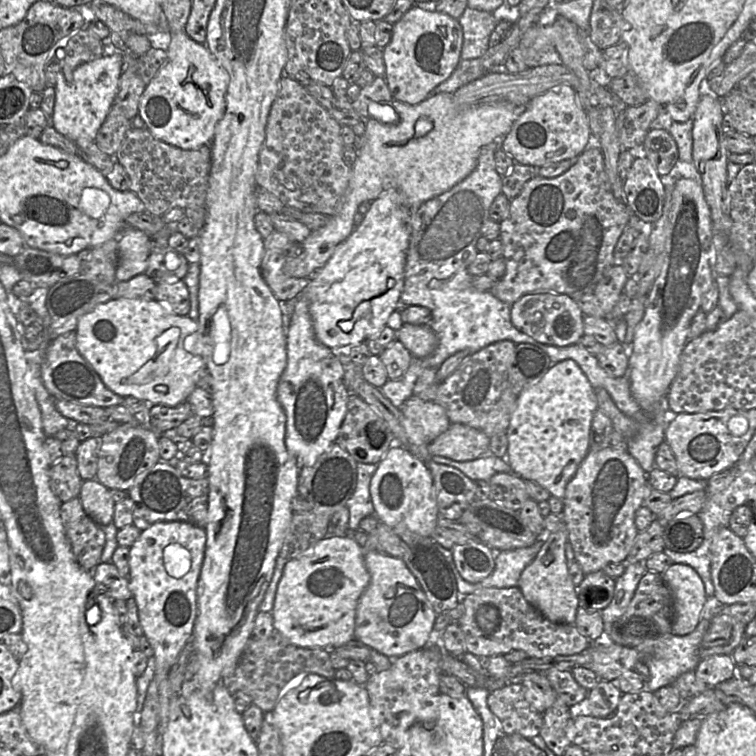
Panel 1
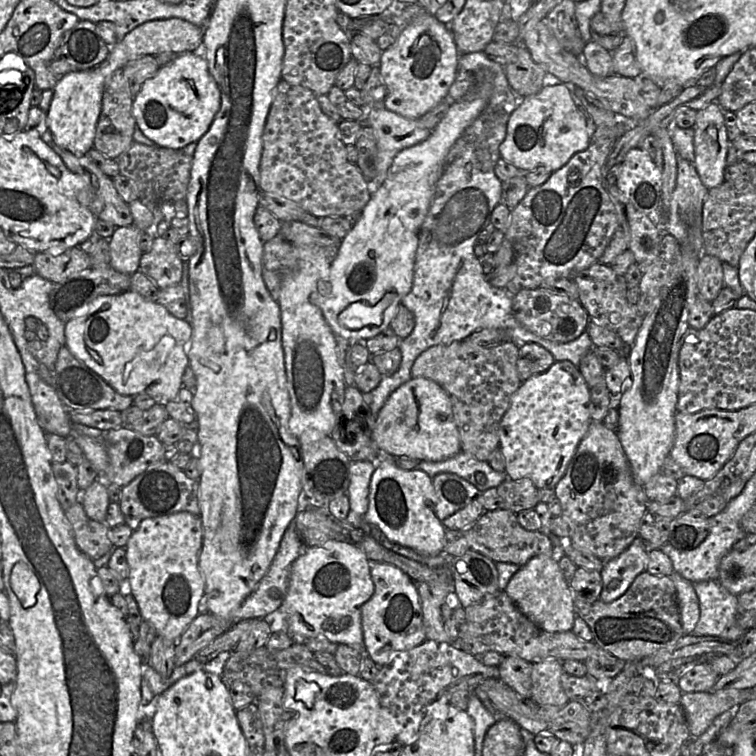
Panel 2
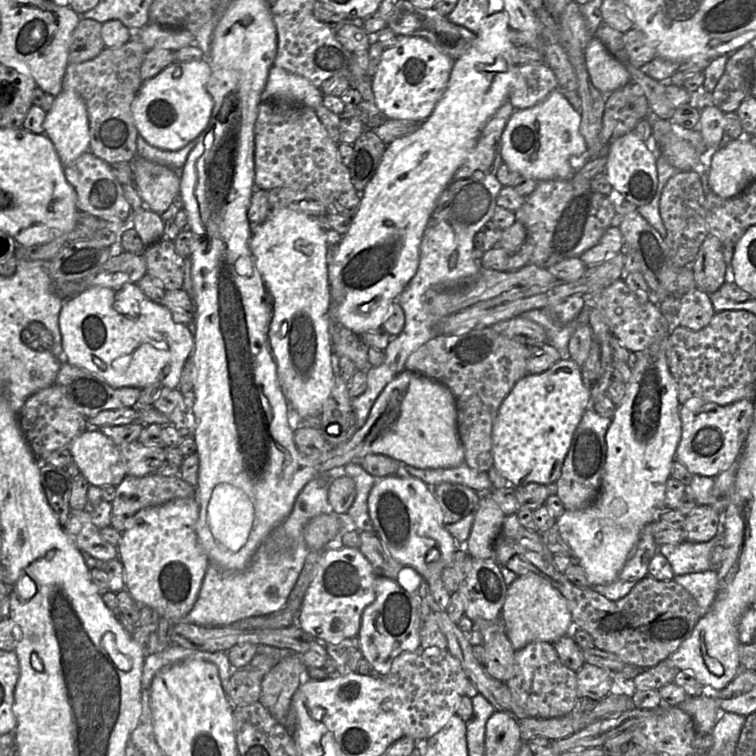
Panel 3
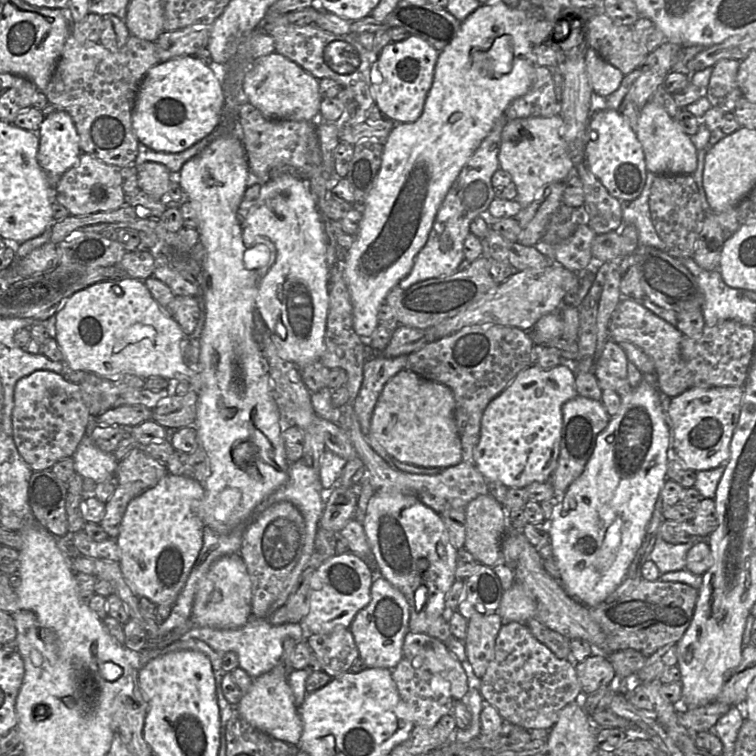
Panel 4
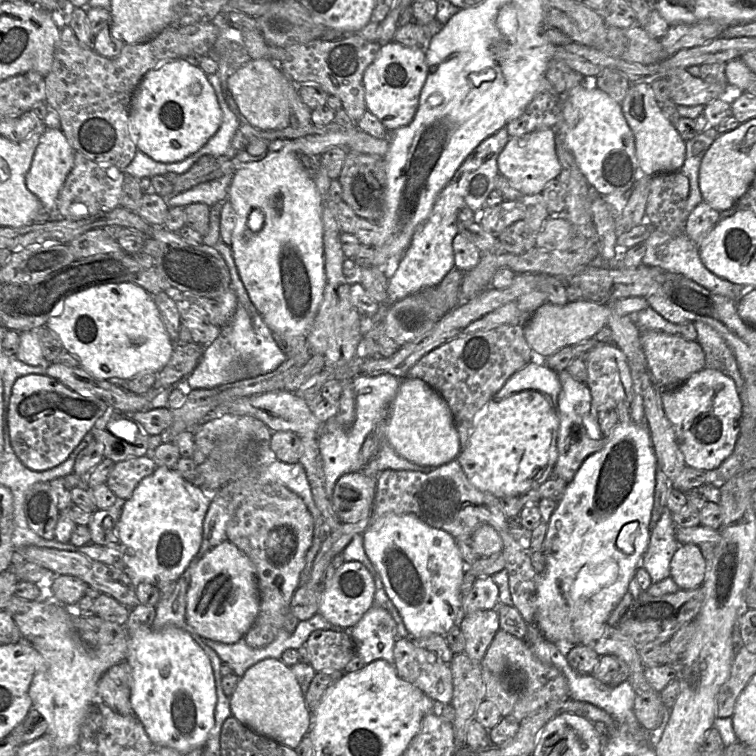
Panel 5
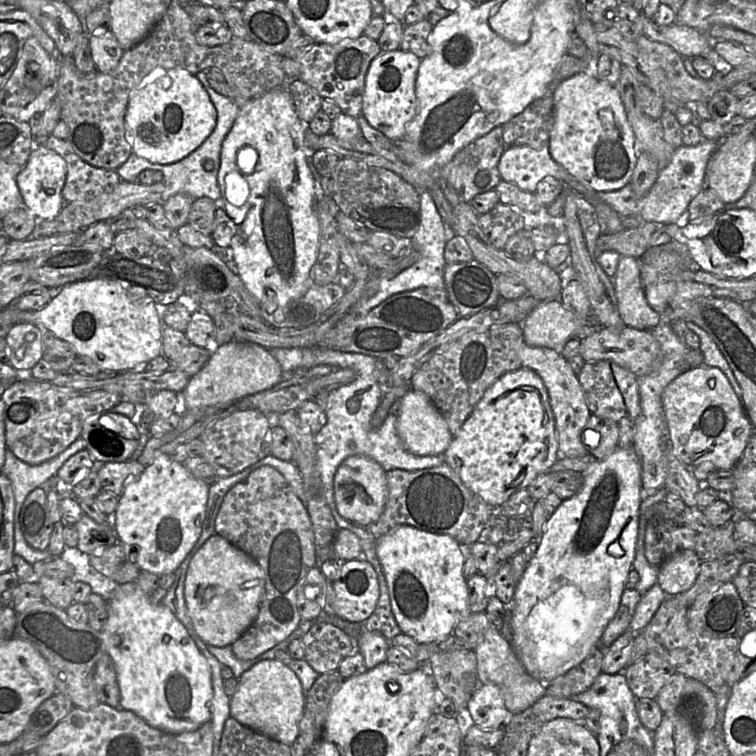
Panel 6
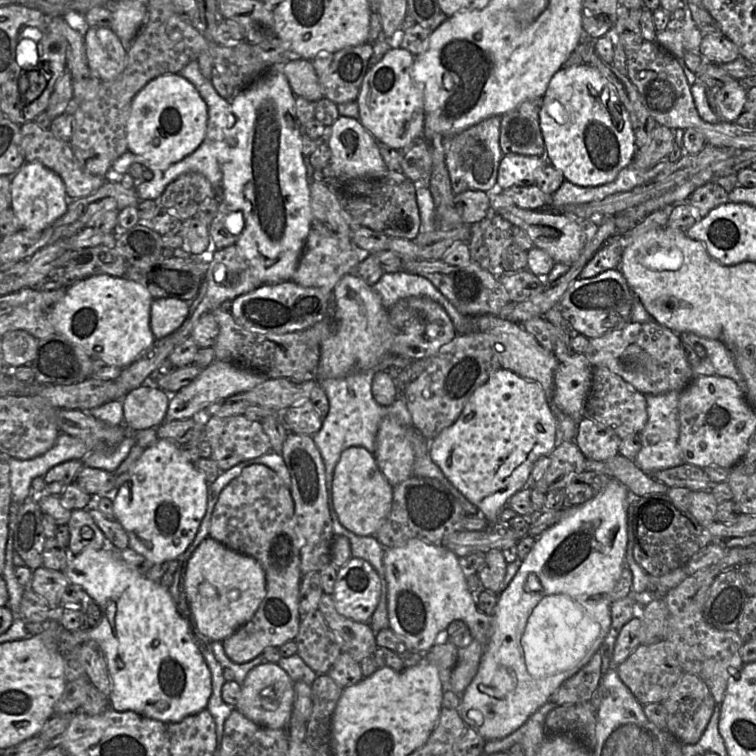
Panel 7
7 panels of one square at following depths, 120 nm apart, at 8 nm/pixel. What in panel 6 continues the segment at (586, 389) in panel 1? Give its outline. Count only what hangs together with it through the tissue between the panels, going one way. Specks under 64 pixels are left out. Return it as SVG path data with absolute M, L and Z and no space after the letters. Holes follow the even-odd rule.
M522 367L496 380L454 435L443 459L467 488L495 508L500 507L512 494L527 489L537 476L549 472L559 459L558 440L548 392L540 376Z

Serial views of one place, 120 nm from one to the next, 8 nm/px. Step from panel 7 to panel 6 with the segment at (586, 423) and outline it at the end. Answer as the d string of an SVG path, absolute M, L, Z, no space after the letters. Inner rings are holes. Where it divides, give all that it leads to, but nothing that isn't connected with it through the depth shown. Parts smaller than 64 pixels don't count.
M591 414L584 430L593 430L600 434L599 443L591 447L587 445L587 438L583 435L583 431L581 433L584 446L596 459L604 459L618 448L619 428L614 421Z

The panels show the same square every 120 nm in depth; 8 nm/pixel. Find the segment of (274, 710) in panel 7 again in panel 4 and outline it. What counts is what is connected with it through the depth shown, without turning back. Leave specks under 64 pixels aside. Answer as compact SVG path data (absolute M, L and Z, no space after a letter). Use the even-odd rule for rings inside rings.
M276 665L269 672L254 678L248 692L234 706L254 728L283 742L298 744L303 725L283 665Z

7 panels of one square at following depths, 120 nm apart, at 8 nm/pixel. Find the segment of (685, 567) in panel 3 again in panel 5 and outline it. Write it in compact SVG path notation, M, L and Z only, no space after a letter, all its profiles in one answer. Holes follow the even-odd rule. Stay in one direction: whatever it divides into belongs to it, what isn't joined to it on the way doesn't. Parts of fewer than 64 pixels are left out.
M665 510L649 534L648 548L638 567L647 570L652 584L670 576L670 562L680 544L675 538L672 514Z

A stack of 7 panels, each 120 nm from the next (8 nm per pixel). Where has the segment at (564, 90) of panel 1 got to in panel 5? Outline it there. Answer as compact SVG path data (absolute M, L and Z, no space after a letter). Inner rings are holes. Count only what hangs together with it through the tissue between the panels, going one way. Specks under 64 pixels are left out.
M543 129L520 137L509 137L497 159L498 172L504 176L524 198L540 197L547 184L557 179L561 166L556 155L555 133Z

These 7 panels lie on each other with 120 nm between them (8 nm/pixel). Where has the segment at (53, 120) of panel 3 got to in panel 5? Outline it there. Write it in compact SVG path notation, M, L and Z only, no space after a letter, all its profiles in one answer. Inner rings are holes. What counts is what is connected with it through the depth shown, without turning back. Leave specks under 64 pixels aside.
M47 128L40 137L25 183L48 211L57 209L57 198L73 167L74 154L61 129Z

